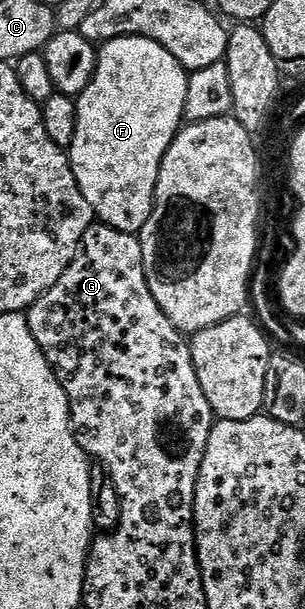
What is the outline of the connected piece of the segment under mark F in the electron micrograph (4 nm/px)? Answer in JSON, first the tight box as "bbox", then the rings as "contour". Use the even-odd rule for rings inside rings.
{"bbox":[68,37,188,234],"contour":[[[121,37],[105,42],[98,49],[94,77],[76,98],[76,139],[72,139],[68,156],[76,183],[101,224],[125,233],[141,234],[144,223],[148,223],[148,215],[152,215],[162,160],[178,130],[183,128],[187,99],[188,70],[168,55],[160,43],[143,37]]]}

